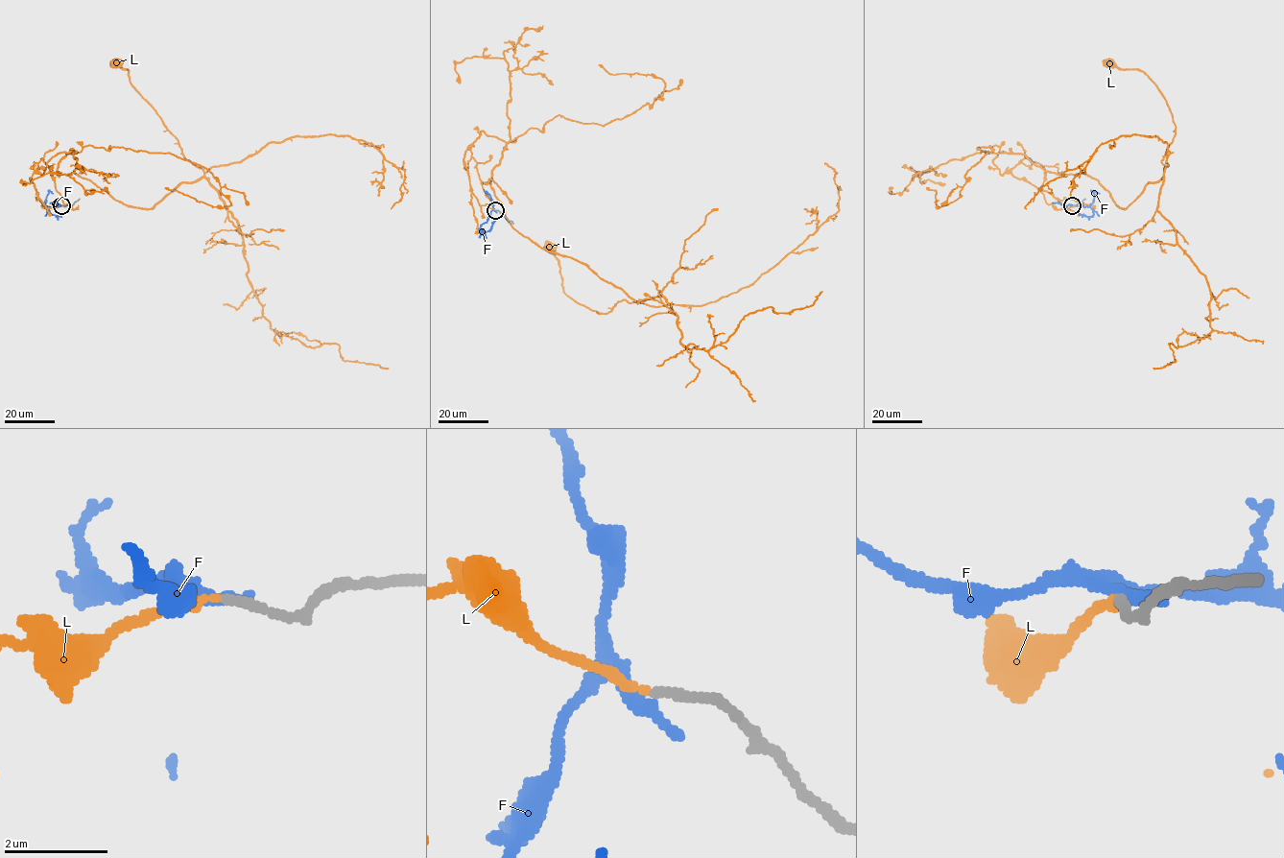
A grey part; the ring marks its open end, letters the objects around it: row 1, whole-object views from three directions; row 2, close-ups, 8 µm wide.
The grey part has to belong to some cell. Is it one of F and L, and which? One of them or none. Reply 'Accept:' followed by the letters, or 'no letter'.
Accept: L

